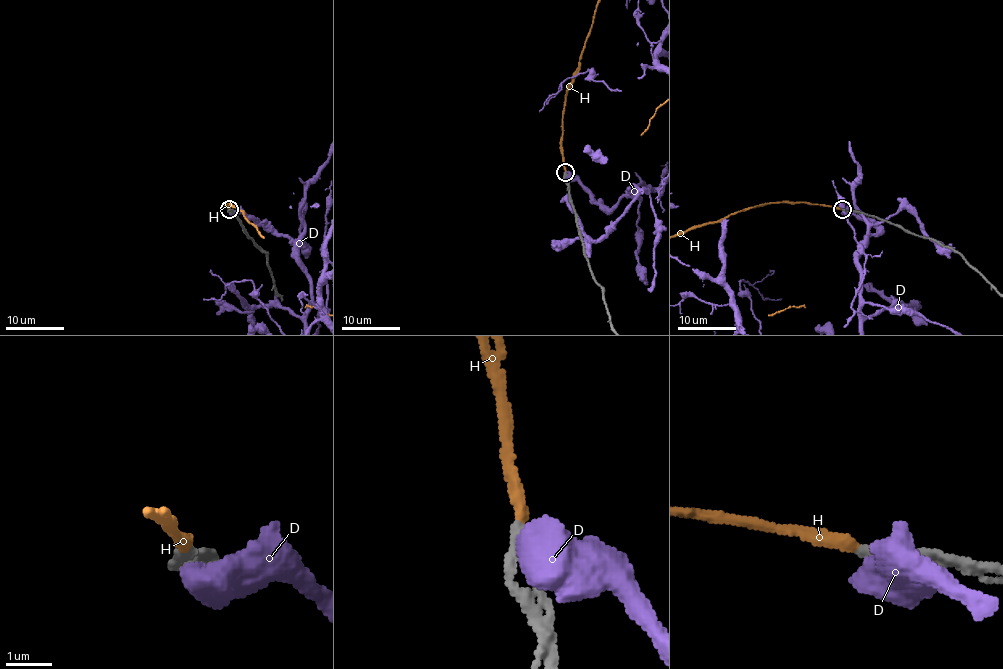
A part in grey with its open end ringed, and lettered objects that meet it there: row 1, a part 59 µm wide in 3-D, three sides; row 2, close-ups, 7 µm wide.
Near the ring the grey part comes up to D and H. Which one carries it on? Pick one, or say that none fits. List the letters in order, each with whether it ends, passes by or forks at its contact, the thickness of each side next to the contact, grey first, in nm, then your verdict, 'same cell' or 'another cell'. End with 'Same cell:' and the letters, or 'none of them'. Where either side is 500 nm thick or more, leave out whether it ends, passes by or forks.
D: 300/650 nm | another cell
H: it ends | 280/280 nm | same cell
Same cell: H

